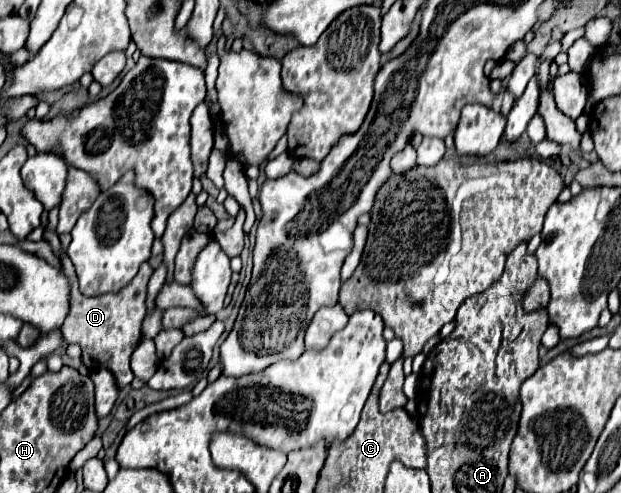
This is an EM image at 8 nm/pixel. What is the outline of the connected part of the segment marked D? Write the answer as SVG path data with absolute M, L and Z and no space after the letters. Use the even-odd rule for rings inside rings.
M61 251L59 255L61 269L71 281L71 311L61 325L63 337L67 343L77 343L83 349L83 365L85 367L105 367L113 373L115 381L119 387L125 387L133 381L133 373L129 369L129 359L135 347L141 341L141 323L145 319L147 307L145 307L145 297L147 297L147 283L153 273L149 263L143 263L139 273L133 277L129 287L123 287L119 293L105 293L97 297L85 297L79 287L77 287L77 277L73 271L71 259Z

